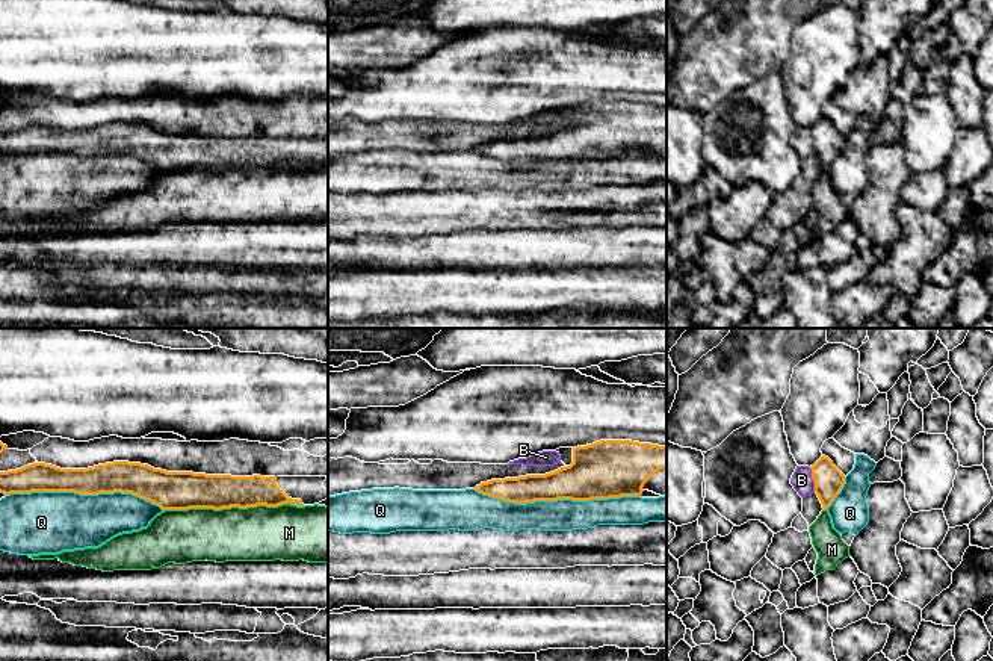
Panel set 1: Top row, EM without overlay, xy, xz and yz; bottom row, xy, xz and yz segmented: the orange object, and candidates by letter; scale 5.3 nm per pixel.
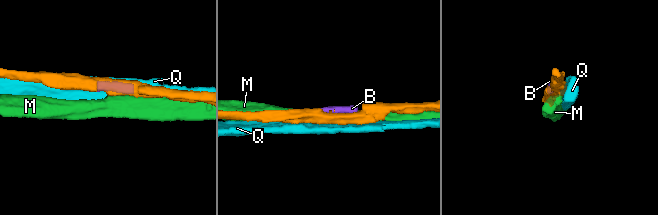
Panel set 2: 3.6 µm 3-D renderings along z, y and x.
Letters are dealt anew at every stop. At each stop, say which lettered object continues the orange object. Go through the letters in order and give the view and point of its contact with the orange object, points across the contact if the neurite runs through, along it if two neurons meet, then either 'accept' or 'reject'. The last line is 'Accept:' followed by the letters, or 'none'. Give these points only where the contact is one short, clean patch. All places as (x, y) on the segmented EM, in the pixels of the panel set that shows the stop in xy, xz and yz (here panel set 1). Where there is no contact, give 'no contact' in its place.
B: contact yz (813, 480); accept
M: contact xy (225, 507); reject
Q: contact xz (556, 499); reject
Accept: B

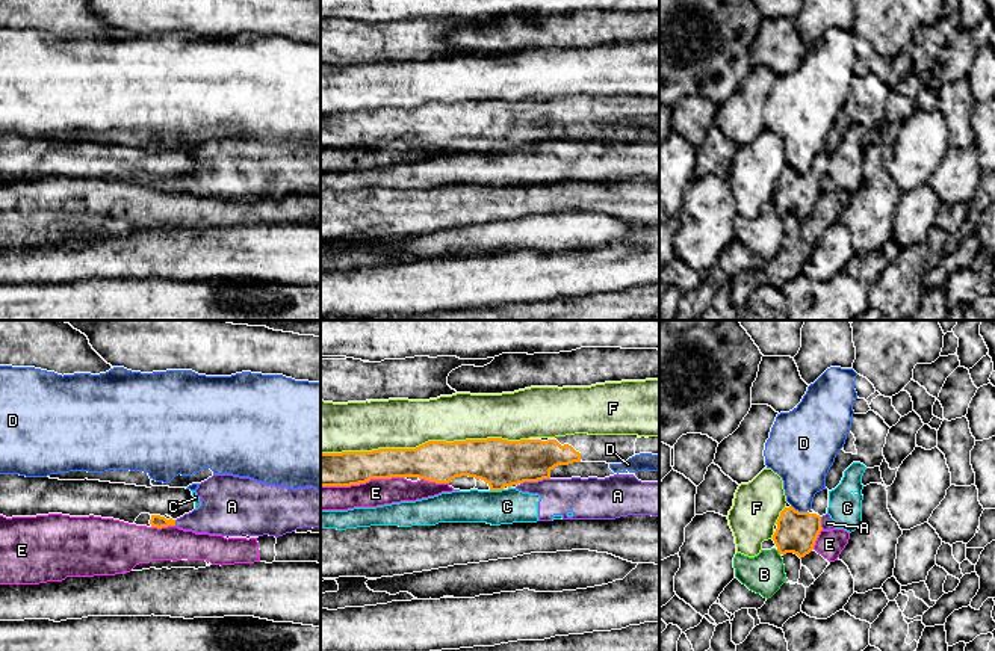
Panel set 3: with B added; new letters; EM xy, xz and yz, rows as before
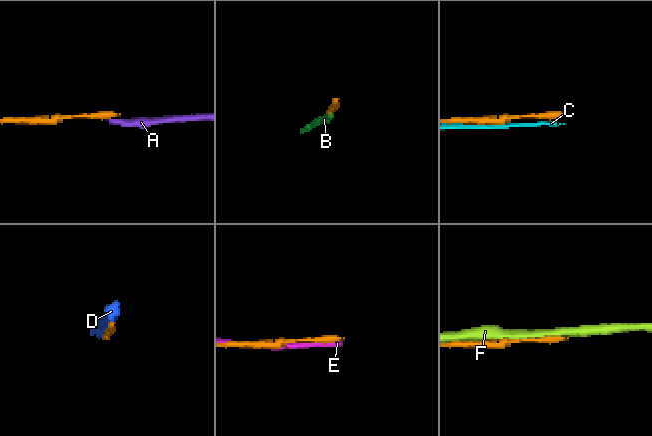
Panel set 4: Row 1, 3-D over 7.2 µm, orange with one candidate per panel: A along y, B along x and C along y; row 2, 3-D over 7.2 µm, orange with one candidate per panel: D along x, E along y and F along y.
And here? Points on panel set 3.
A: contact xz (534, 481); border xz (549, 478), (520, 484); reject
B: contact yz (779, 553); reject
C: contact xz (496, 490); reject
D: contact yz (797, 511); reject
E: contact xz (362, 482); reject
F: contact xz (425, 443); reject
Accept: none

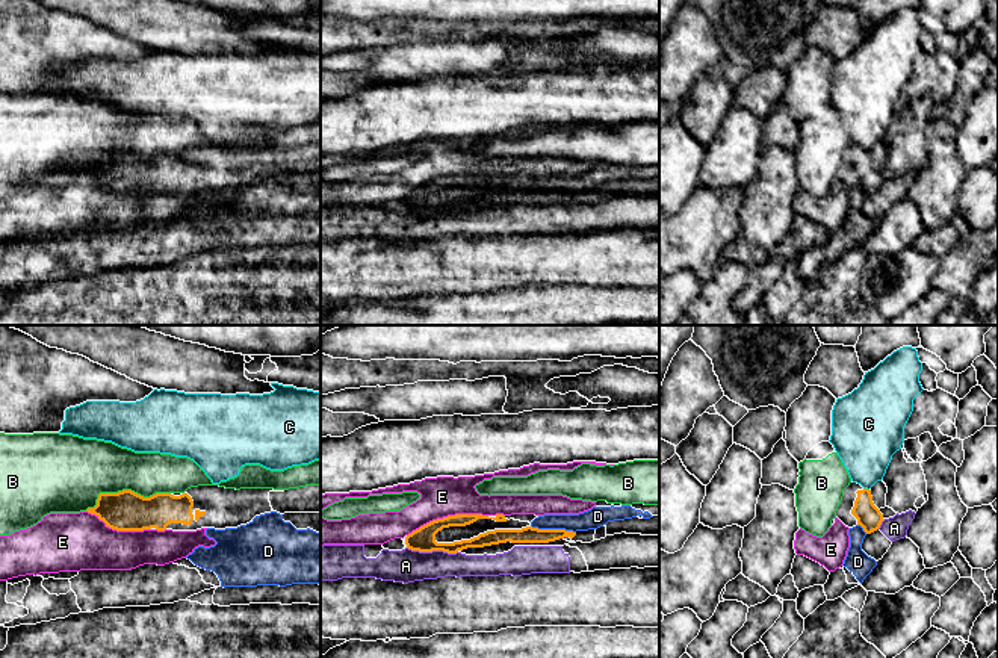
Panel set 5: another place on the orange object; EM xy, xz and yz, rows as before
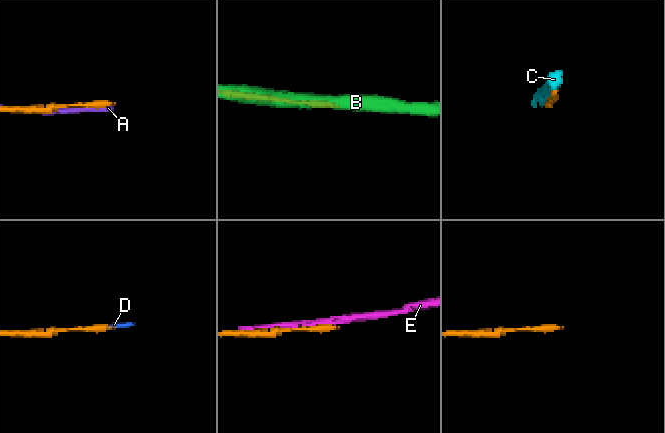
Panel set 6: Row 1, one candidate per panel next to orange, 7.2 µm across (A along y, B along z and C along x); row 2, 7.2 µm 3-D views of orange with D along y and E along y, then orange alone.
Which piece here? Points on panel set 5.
A: contact xz (433, 549); reject
B: contact xy (124, 490); reject
C: contact yz (867, 489); reject
D: contact xz (554, 530); border xz (531, 525), (572, 530), (575, 533); reject
E: contact xz (448, 516); reject
Accept: none

